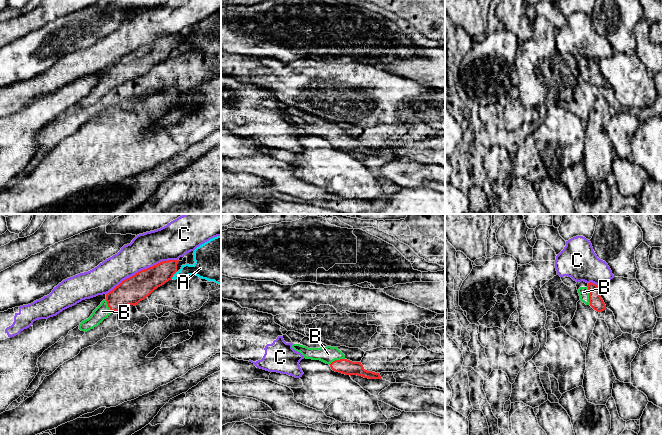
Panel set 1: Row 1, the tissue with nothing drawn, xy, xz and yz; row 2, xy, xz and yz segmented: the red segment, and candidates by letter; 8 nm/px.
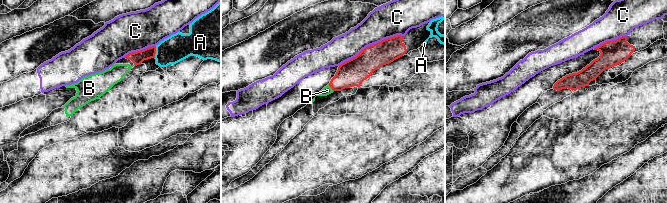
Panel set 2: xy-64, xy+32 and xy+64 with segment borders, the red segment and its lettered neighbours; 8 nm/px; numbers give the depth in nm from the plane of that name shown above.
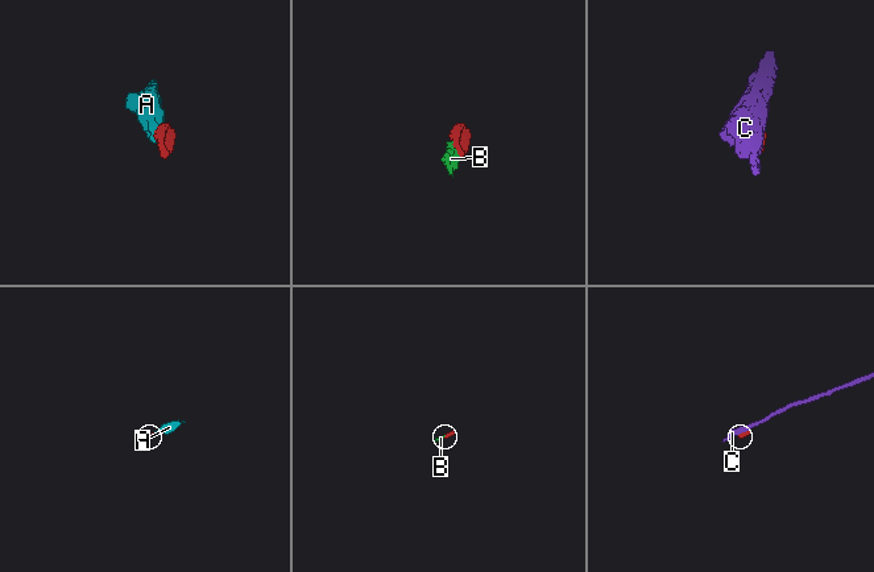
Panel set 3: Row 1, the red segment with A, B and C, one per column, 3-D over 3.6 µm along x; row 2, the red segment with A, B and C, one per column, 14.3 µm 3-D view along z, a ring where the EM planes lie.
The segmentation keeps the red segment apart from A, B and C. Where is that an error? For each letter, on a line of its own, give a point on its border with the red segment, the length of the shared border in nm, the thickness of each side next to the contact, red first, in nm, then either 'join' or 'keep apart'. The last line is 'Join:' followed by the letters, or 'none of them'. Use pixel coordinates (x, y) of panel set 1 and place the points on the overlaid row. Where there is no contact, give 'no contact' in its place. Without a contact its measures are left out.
A: xy (173, 274) | 80 nm | 200/160 nm | keep apart
B: yz (589, 295) | 150 nm | 110/80 nm | join
C: xy (141, 270) | 650 nm | 220/280 nm | keep apart
Join: B

